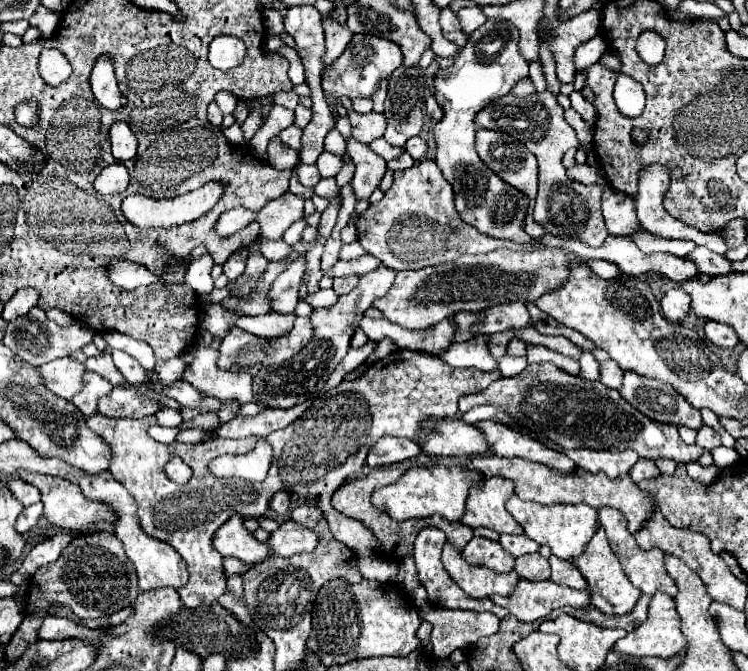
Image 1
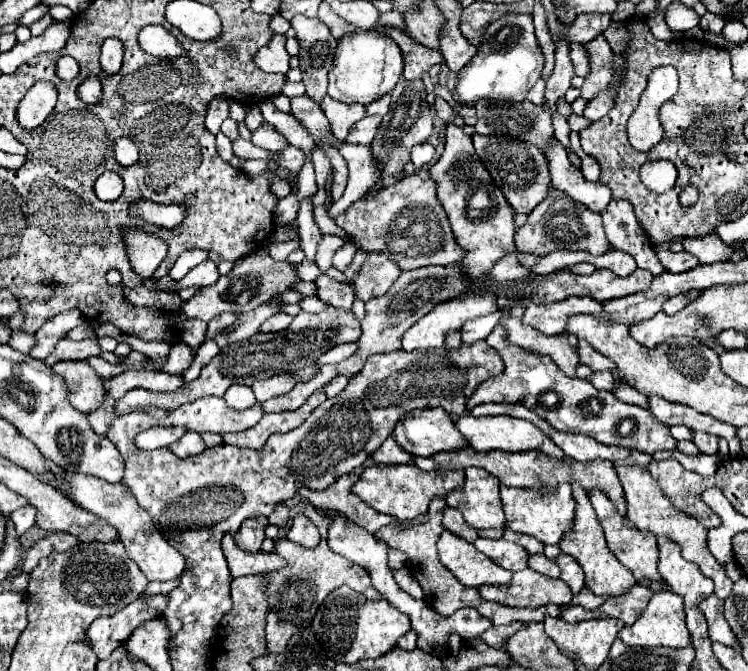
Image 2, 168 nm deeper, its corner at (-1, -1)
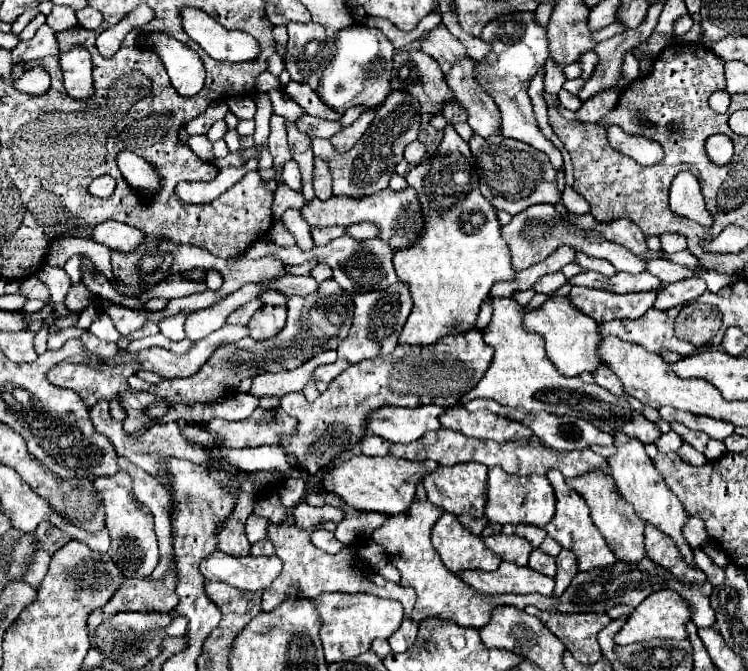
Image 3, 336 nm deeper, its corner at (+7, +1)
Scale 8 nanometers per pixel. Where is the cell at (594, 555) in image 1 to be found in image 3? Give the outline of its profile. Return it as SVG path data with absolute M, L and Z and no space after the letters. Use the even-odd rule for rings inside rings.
M548 470L548 480L554 488L554 496L556 496L556 512L554 518L548 522L546 532L548 536L552 536L562 548L568 548L576 554L578 560L578 568L582 572L594 570L594 568L602 568L602 566L612 566L616 562L616 556L612 554L612 550L608 548L608 544L604 542L604 536L598 532L598 528L594 526L592 518L590 518L590 510L588 504L584 502L584 498L580 498L580 494L576 494L574 490L570 490L564 482L564 476L560 470Z

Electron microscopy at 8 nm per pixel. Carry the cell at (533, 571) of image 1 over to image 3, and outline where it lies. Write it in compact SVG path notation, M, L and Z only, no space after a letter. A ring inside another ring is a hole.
M540 548L532 550L528 566L532 570L536 570L536 572L542 572L542 574L550 576L550 578L554 578L554 574L556 574L556 562L554 562L554 558L548 556L548 554L544 554Z

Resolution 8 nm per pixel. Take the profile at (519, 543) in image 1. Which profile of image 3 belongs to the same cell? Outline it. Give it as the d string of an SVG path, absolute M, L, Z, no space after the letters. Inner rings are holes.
M508 524L502 528L504 534L518 534L526 540L532 542L534 548L540 546L540 542L546 538L546 530L544 528L538 528L538 526L516 526L516 524Z

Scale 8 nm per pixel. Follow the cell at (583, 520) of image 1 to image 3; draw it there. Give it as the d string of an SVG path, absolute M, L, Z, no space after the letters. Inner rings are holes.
M500 466L488 470L486 478L486 508L484 514L496 524L534 524L544 528L556 510L554 490L546 476L516 476L504 472Z

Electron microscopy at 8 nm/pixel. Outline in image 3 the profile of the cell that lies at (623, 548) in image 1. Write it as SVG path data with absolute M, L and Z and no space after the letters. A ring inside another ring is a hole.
M594 470L594 472L588 472L588 474L576 476L576 478L568 478L566 484L586 500L586 504L590 506L590 514L592 514L594 524L598 526L598 530L606 538L606 542L608 542L608 546L610 546L610 550L614 552L616 558L620 558L624 562L638 562L646 556L644 522L636 516L636 512L632 510L632 504L628 504L624 500L624 496L616 490L616 482L610 474Z

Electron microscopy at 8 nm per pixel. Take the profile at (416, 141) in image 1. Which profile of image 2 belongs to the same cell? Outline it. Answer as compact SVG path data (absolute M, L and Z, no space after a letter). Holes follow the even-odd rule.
M422 142L416 148L412 148L412 162L416 166L416 170L428 166L434 158L434 146L430 142Z

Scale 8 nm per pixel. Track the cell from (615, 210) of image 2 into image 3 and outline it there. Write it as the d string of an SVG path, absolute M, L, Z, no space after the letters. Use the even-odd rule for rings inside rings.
M648 262L648 272L658 276L662 282L670 284L670 282L678 282L690 276L696 276L698 268L688 268L688 266L680 266L674 262Z

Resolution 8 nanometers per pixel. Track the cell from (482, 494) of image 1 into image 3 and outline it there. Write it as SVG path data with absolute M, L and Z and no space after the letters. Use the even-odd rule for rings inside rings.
M466 462L466 464L454 464L454 466L438 466L434 472L424 478L424 488L428 494L428 500L440 506L442 510L450 514L472 514L474 518L484 516L486 506L486 474L488 468L478 462Z

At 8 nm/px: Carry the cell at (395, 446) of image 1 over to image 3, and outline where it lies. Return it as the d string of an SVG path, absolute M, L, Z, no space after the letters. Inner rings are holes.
M364 434L362 442L360 442L364 456L386 456L390 452L388 446L390 444L384 442L384 438L376 438L374 434Z

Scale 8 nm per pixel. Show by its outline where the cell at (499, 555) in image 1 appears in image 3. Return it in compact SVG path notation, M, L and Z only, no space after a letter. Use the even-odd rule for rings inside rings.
M496 534L496 536L488 536L484 538L486 546L496 552L502 560L514 562L518 566L526 566L528 564L528 556L532 552L532 544L526 538L520 536L506 536L506 534Z

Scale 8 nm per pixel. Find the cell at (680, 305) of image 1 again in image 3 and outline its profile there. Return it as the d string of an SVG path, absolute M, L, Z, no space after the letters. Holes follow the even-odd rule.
M688 278L688 280L676 282L676 284L664 284L656 296L654 306L660 310L668 310L678 304L696 300L704 292L706 292L706 286L704 286L704 282L700 282L700 278Z

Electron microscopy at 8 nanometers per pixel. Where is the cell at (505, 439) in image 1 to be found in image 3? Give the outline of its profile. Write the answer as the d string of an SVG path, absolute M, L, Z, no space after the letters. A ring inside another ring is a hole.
M464 406L444 410L440 414L440 424L444 428L458 430L464 436L494 440L494 442L508 442L508 440L520 440L532 436L532 430L528 430L528 426L522 426L520 422L502 418L498 414L492 414L490 410L468 412Z

